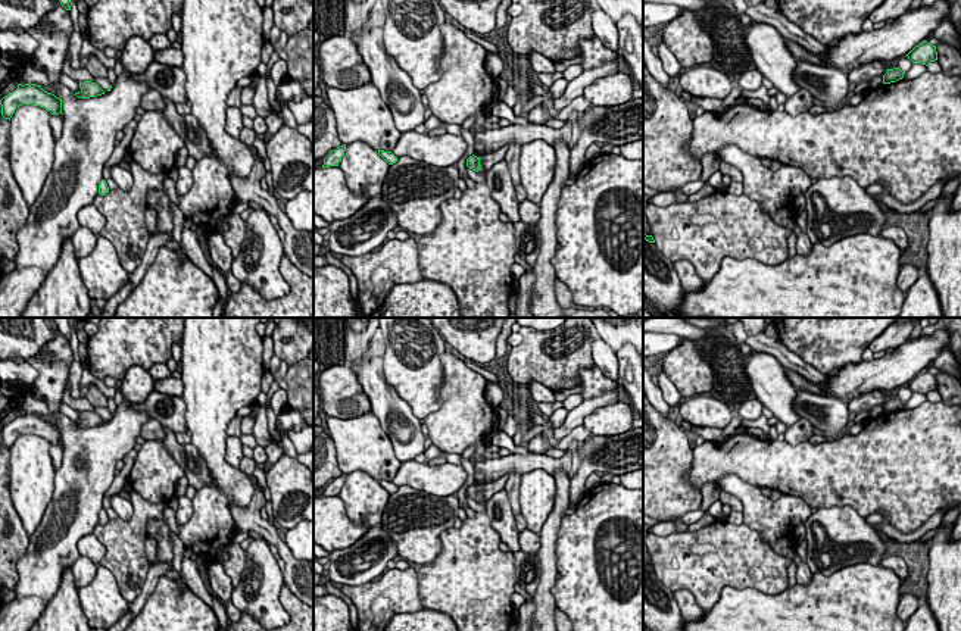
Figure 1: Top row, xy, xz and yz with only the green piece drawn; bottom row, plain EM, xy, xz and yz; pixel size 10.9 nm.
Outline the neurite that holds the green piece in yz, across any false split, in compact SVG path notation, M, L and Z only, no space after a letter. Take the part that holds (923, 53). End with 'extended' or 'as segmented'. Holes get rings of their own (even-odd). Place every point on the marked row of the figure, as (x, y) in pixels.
M923 41L918 46L915 46L907 56L912 63L921 63L926 66L930 62L937 60L936 46L927 41Z | as segmented

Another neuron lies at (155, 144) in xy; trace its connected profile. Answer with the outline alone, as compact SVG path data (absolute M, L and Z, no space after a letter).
M144 112L137 122L128 153L143 169L168 174L182 147L184 141L160 112Z

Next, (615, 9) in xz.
M597 0L597 3L615 24L630 13L643 25L643 0Z

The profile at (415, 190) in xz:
M400 156L390 165L380 196L396 213L399 229L427 235L440 225L440 204L455 194L456 179L455 166L434 166Z

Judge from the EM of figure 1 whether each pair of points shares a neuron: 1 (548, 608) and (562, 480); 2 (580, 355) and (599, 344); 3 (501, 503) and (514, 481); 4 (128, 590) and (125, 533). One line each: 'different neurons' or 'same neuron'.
1: same neuron
2: different neurons
3: different neurons
4: same neuron

